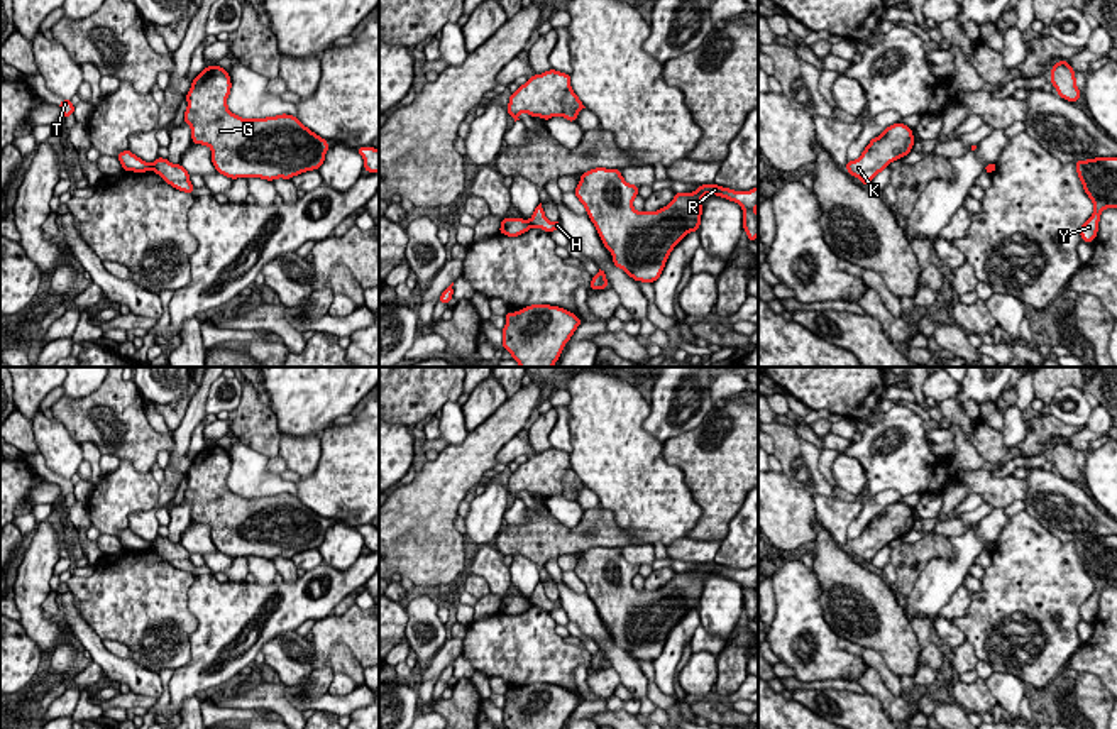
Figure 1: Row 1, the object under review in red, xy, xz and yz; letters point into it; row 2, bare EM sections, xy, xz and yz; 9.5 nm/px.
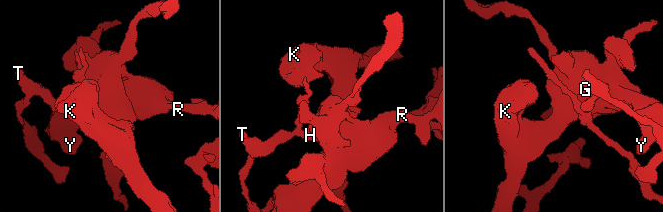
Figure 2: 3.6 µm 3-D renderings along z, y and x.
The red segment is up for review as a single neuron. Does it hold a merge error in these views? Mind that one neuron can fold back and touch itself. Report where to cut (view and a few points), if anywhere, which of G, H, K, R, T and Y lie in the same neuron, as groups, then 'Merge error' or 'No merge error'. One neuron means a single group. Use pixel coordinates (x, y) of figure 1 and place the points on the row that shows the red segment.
Split along xy (151, 164), (153, 168). Groups: G K R T Y / H. Merge error

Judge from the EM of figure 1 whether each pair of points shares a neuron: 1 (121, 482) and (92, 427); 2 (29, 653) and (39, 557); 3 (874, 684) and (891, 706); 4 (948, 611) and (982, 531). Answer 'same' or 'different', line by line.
1: different
2: different
3: same
4: different

